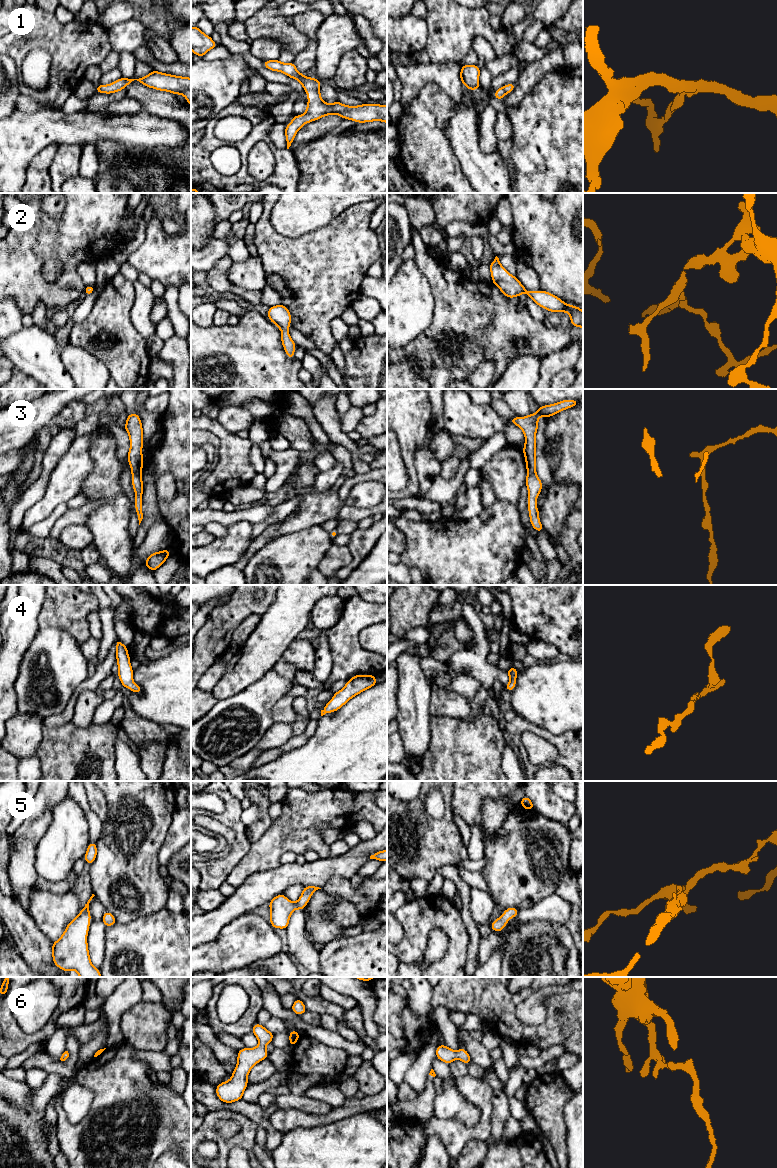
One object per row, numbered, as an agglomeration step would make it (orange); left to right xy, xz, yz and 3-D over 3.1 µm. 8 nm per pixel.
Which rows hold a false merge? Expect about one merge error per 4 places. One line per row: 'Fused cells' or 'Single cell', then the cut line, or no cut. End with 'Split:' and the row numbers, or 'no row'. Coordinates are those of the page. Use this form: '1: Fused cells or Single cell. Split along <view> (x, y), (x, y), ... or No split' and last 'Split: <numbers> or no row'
1: Single cell. No split
2: Single cell. No split
3: Single cell. No split
4: Single cell. No split
5: Single cell. No split
6: Single cell. No split
Split: no row

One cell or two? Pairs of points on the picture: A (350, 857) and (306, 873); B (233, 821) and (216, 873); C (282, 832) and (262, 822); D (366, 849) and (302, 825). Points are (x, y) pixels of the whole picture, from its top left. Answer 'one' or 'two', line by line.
A: one
B: one
C: two
D: two

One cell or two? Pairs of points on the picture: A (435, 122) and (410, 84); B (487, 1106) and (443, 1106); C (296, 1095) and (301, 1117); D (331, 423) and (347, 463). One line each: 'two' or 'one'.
A: two
B: two
C: two
D: two

